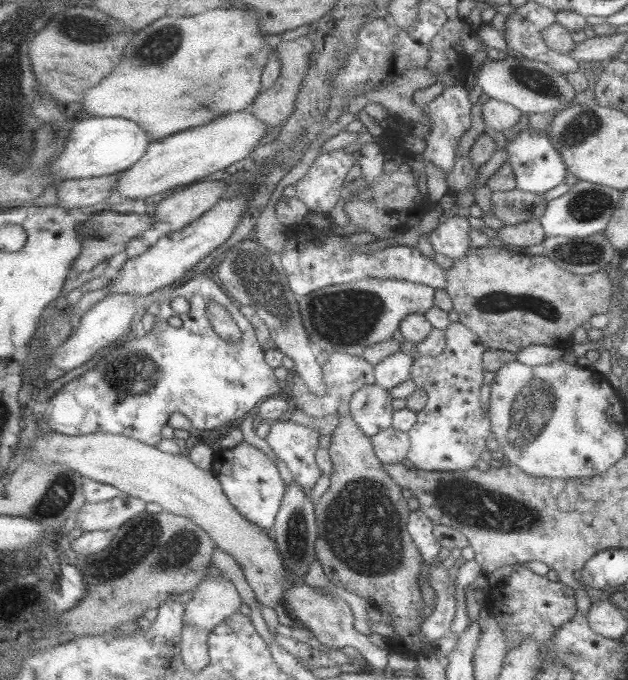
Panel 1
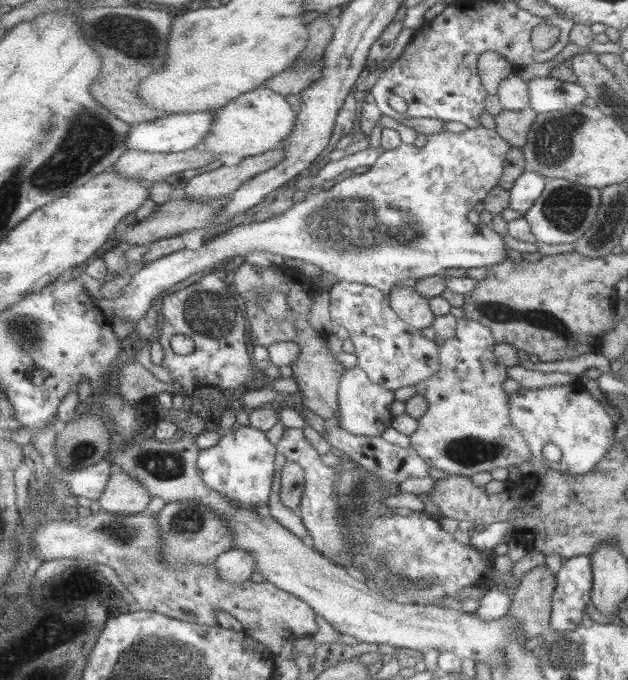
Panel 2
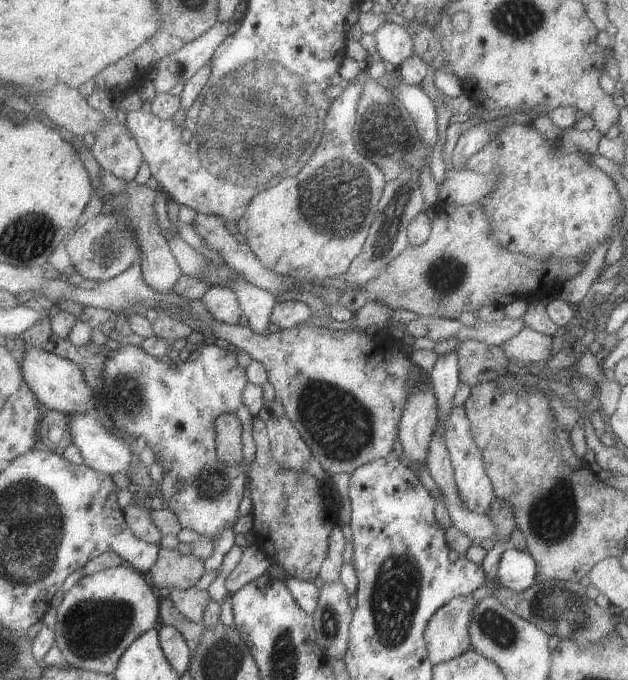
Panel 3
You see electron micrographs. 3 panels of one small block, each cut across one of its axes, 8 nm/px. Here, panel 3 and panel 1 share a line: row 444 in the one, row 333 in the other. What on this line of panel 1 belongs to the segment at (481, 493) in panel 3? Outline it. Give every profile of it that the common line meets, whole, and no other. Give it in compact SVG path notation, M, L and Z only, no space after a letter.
M454 322L447 331L448 349L439 355L418 355L413 379L429 393L429 404L419 413L418 424L411 430L412 452L409 460L427 471L464 471L476 468L488 442L496 438L490 411L482 406L482 388L486 386L485 354L488 351L478 332L465 323Z

